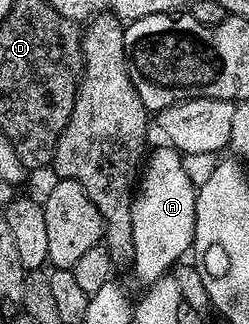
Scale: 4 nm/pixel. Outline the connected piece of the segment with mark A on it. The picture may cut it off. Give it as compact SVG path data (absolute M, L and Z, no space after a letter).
M168 145L148 152L139 172L139 186L132 197L131 233L133 255L131 266L141 285L154 283L170 274L173 266L190 254L195 233L197 187L187 177L182 154Z

